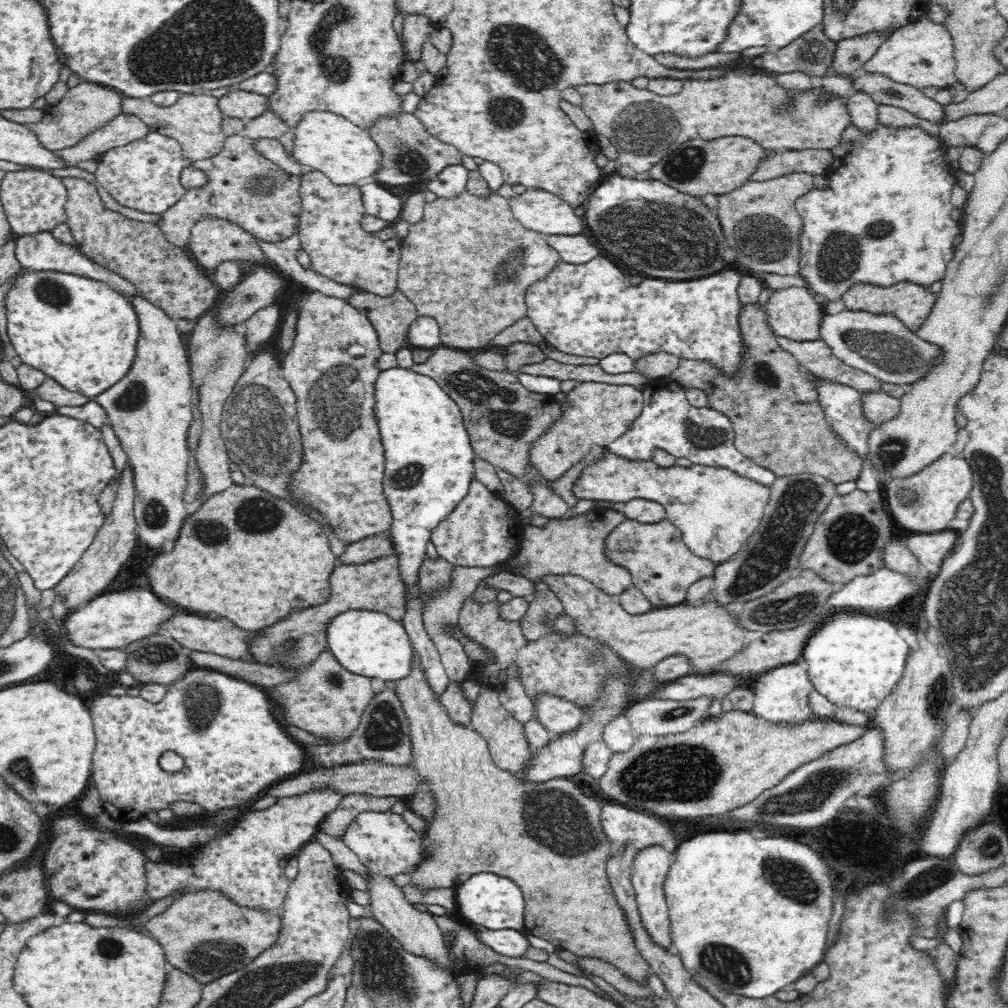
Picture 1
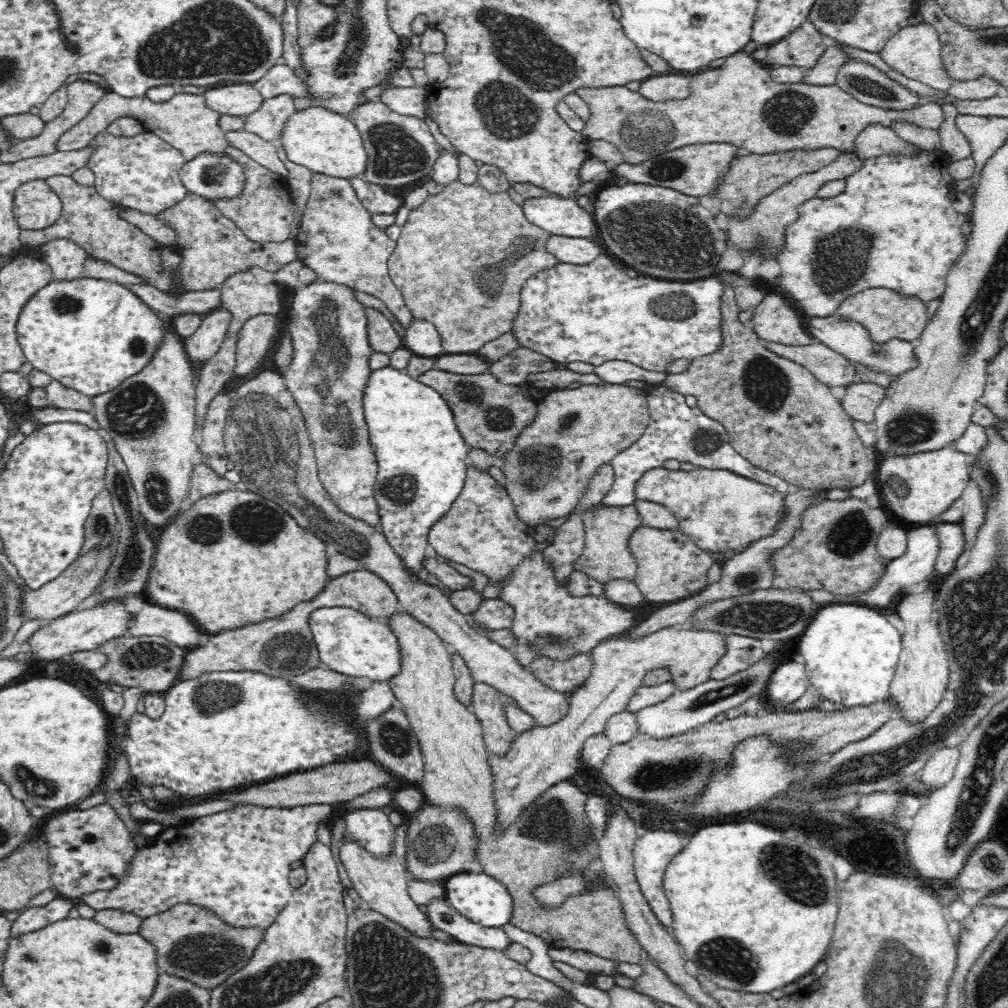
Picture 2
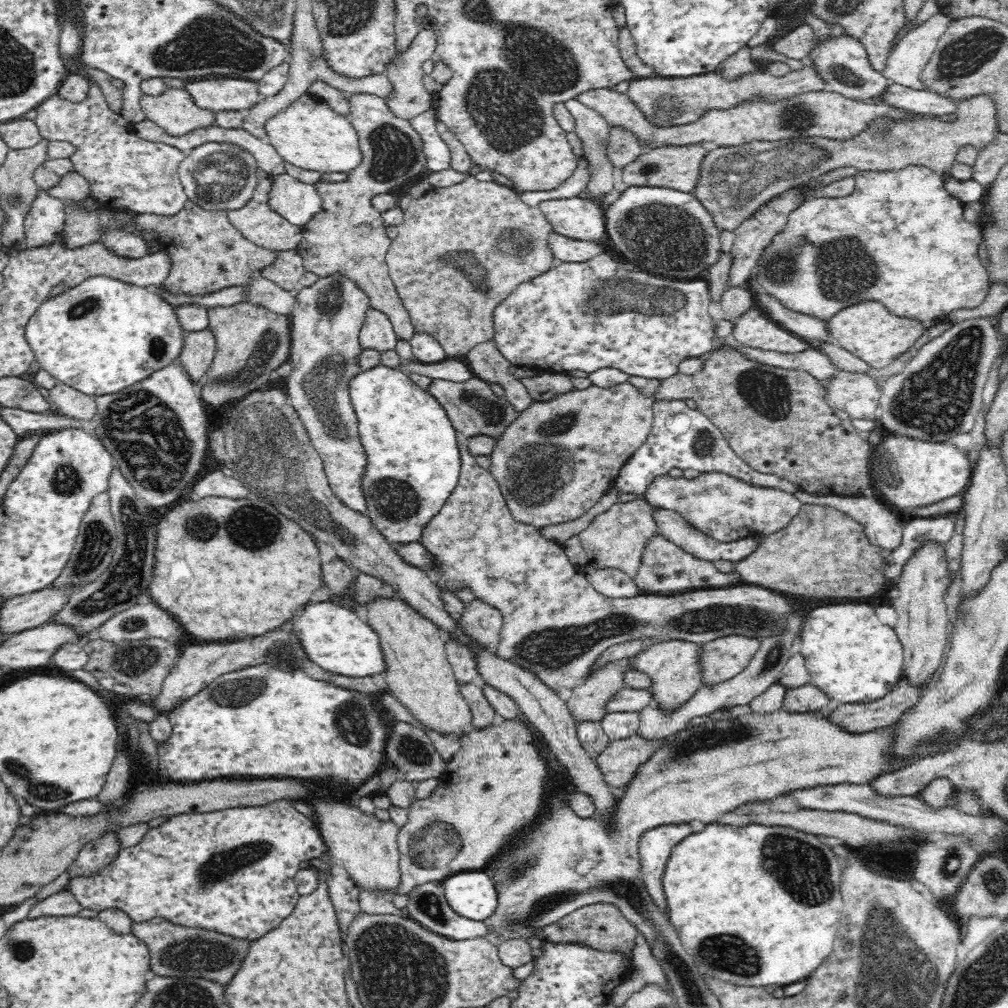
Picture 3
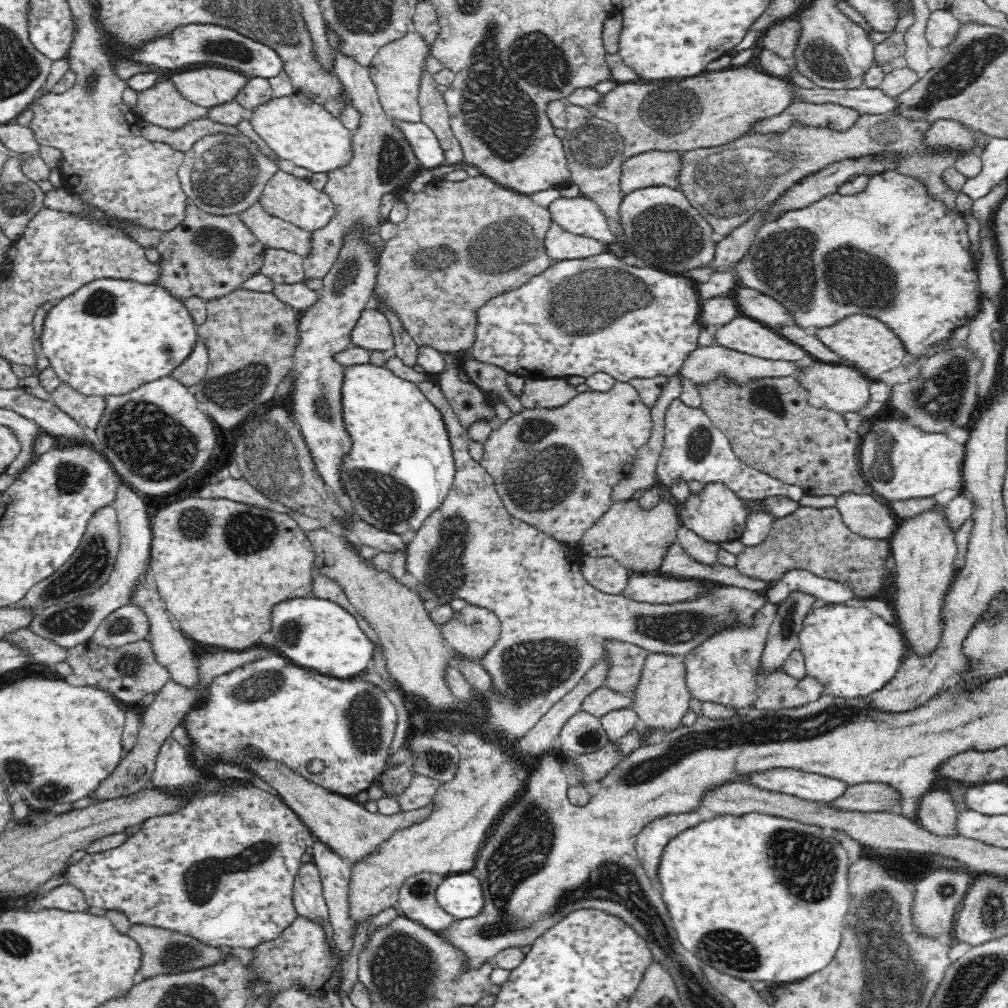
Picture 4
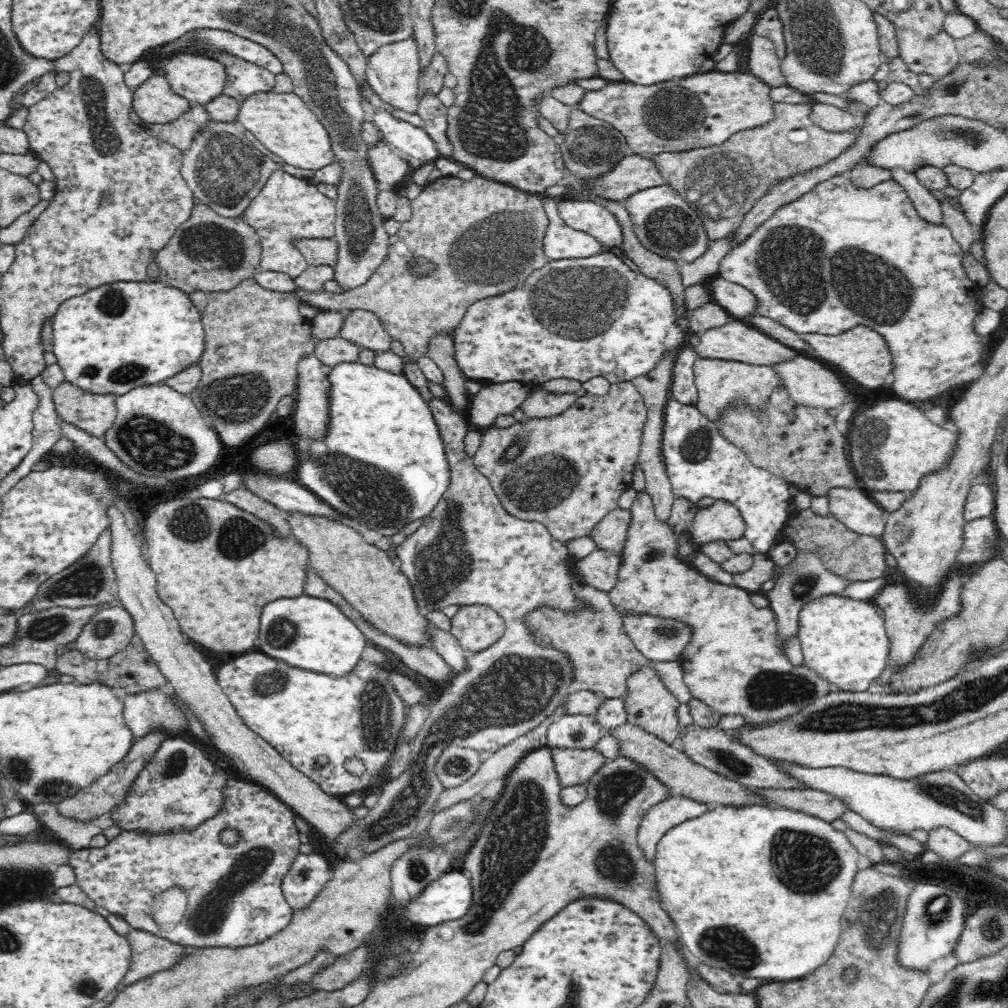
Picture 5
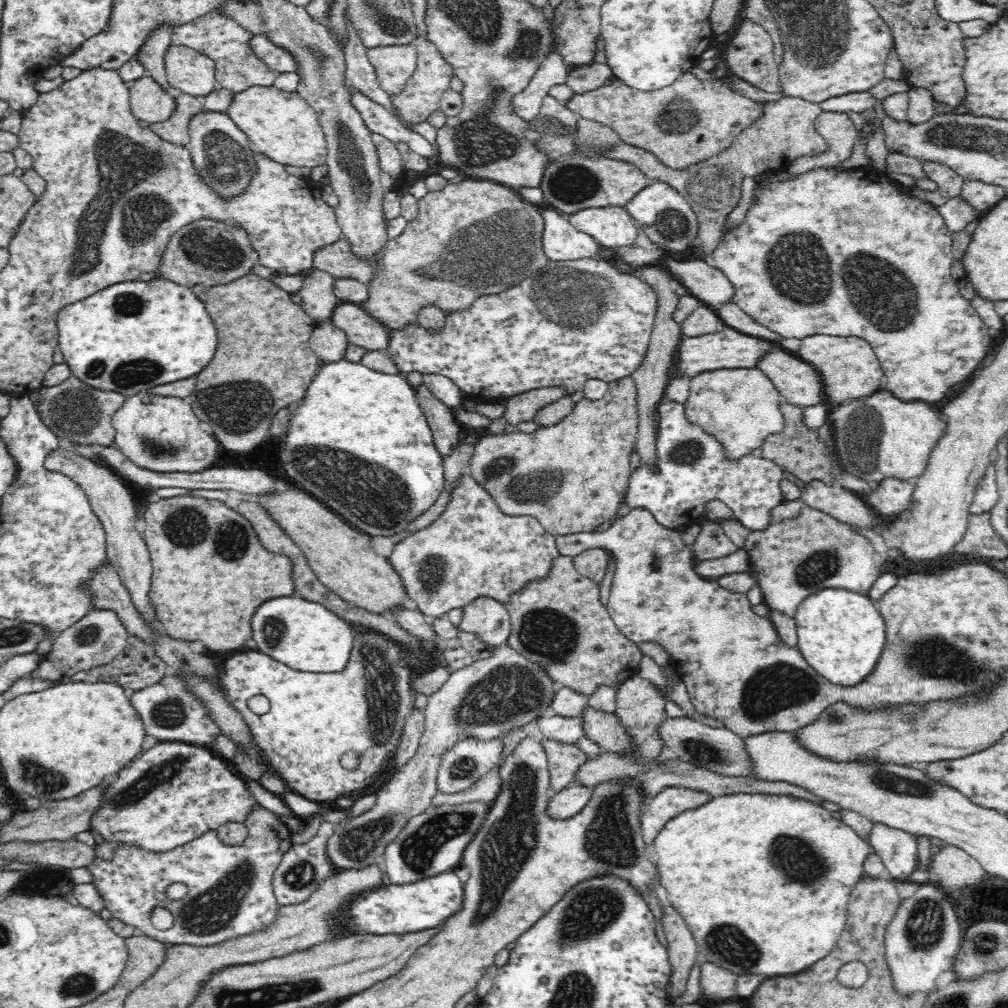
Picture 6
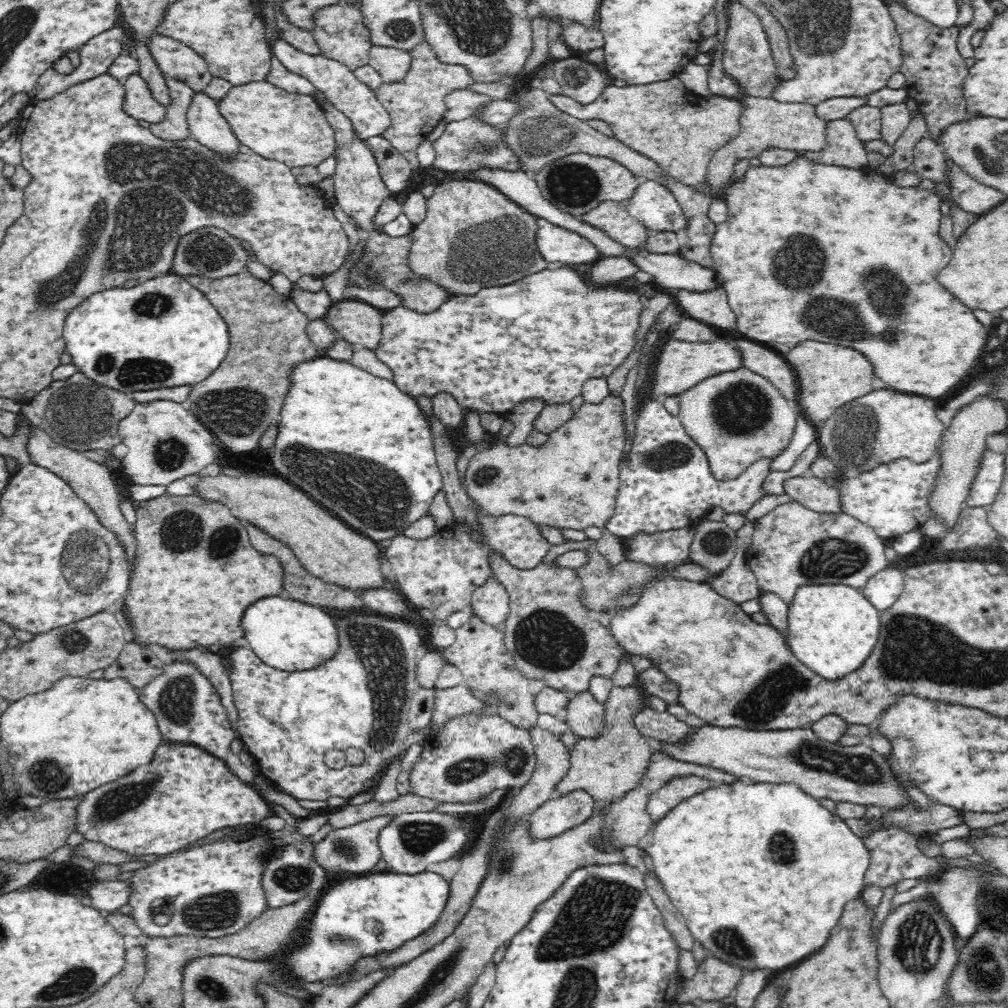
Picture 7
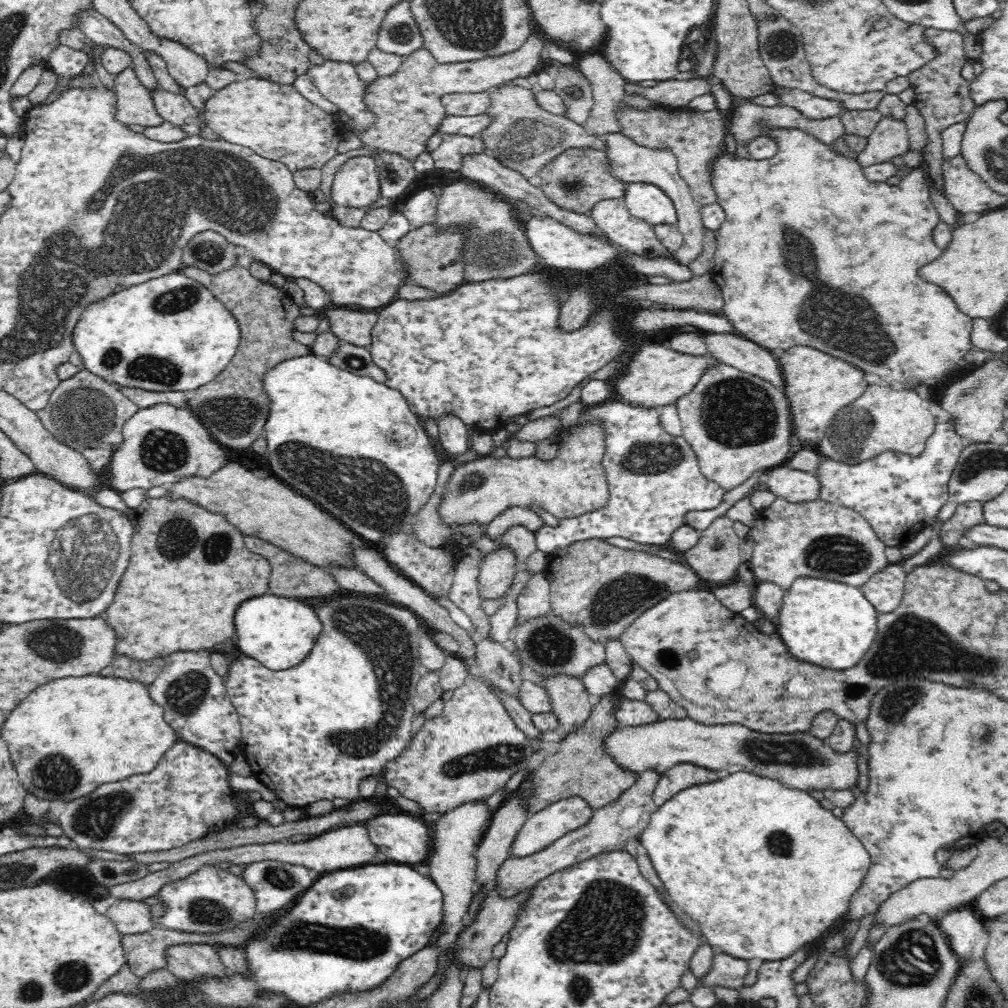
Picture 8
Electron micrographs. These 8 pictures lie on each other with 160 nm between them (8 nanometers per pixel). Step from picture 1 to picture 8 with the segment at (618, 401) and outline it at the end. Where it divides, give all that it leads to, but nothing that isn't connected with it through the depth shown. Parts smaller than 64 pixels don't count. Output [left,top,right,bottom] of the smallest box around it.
[438,425,608,529]

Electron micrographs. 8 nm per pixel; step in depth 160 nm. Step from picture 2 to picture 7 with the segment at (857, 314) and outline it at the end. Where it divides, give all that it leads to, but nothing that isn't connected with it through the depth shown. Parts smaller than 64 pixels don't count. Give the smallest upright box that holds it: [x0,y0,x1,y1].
[784,340,875,427]

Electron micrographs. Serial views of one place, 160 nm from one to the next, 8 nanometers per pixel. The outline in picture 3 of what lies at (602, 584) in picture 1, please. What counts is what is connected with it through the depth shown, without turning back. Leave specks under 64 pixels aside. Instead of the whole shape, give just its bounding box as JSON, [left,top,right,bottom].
[577,498,662,578]

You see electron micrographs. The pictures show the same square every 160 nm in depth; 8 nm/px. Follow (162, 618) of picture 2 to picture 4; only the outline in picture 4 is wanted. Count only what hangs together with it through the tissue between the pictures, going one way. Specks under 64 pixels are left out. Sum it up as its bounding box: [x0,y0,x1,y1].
[90,605,150,649]

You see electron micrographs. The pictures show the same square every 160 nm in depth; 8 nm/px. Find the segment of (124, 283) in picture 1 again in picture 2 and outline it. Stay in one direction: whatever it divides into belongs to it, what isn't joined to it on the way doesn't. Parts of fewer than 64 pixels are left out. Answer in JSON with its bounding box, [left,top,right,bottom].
[127,283,222,316]

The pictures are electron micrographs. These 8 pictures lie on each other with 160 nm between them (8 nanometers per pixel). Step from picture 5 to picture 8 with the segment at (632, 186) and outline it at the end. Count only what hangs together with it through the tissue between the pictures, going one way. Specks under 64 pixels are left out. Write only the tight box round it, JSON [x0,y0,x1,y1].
[539,148,627,214]

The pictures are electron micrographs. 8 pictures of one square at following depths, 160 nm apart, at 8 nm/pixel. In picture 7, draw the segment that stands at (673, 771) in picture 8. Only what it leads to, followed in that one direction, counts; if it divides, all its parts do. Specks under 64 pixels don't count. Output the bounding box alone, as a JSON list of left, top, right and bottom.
[647,776,716,822]

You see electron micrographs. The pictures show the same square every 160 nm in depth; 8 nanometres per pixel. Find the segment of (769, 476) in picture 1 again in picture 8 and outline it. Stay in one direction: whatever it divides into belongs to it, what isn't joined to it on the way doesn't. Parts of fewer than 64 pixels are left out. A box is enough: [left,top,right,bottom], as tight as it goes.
[533,399,726,554]

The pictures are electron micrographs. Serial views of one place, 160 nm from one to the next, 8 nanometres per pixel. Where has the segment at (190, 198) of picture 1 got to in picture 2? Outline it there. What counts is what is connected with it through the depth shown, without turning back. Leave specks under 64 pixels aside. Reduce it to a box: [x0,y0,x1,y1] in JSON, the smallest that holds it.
[119,145,295,247]

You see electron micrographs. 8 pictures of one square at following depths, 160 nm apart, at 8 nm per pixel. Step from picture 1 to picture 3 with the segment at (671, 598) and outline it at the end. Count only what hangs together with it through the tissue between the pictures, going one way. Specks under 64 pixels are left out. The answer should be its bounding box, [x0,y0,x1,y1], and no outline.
[634,536,746,595]

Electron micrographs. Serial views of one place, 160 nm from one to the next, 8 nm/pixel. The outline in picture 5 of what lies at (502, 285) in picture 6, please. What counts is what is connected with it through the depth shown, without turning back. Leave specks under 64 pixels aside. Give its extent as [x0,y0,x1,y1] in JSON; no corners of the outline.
[294,174,550,364]

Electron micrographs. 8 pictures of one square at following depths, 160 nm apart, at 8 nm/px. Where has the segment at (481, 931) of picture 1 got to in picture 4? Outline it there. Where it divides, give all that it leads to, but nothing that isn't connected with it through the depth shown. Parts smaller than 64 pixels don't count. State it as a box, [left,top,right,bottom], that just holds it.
[398,872,455,931]

